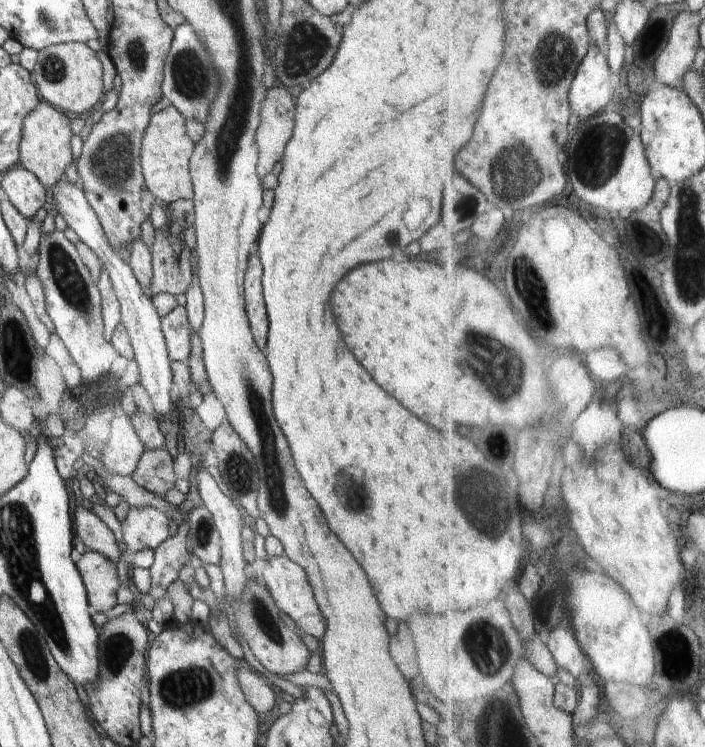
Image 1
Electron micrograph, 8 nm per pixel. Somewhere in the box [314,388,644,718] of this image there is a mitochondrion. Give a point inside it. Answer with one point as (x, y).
(491, 520)

